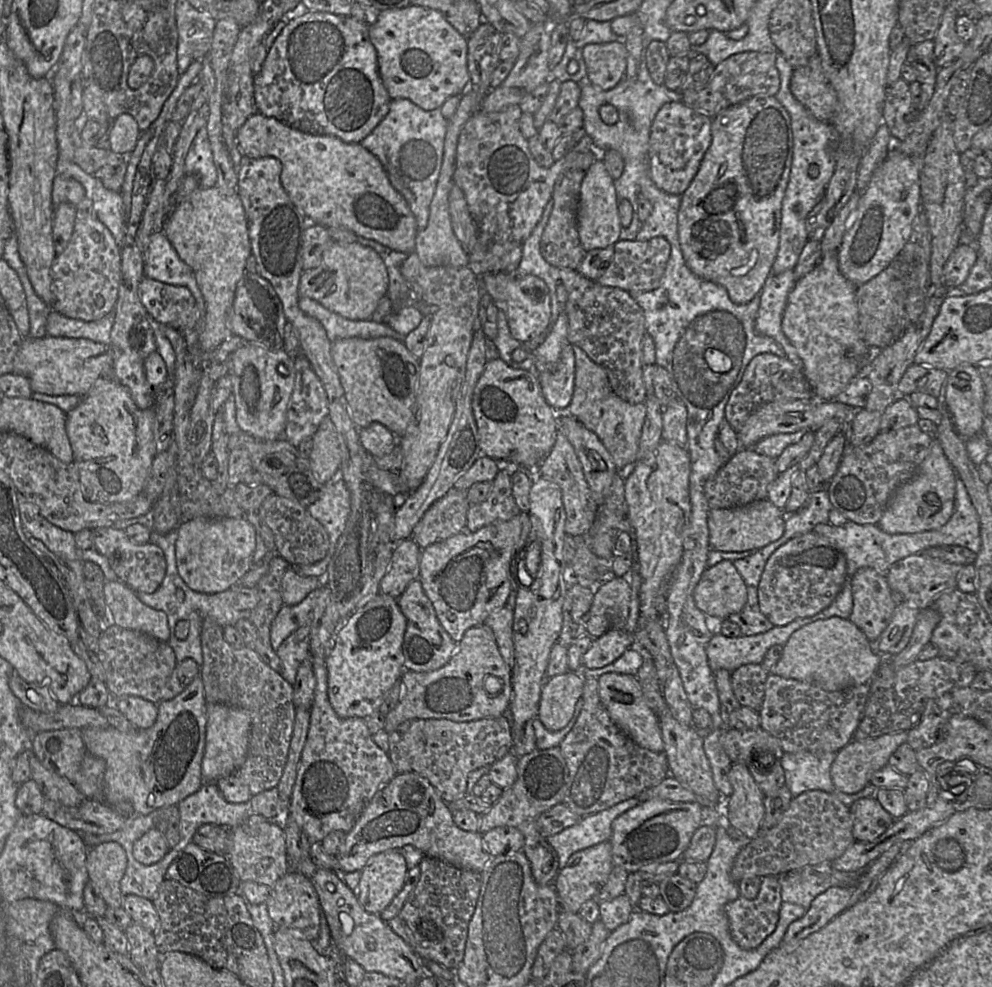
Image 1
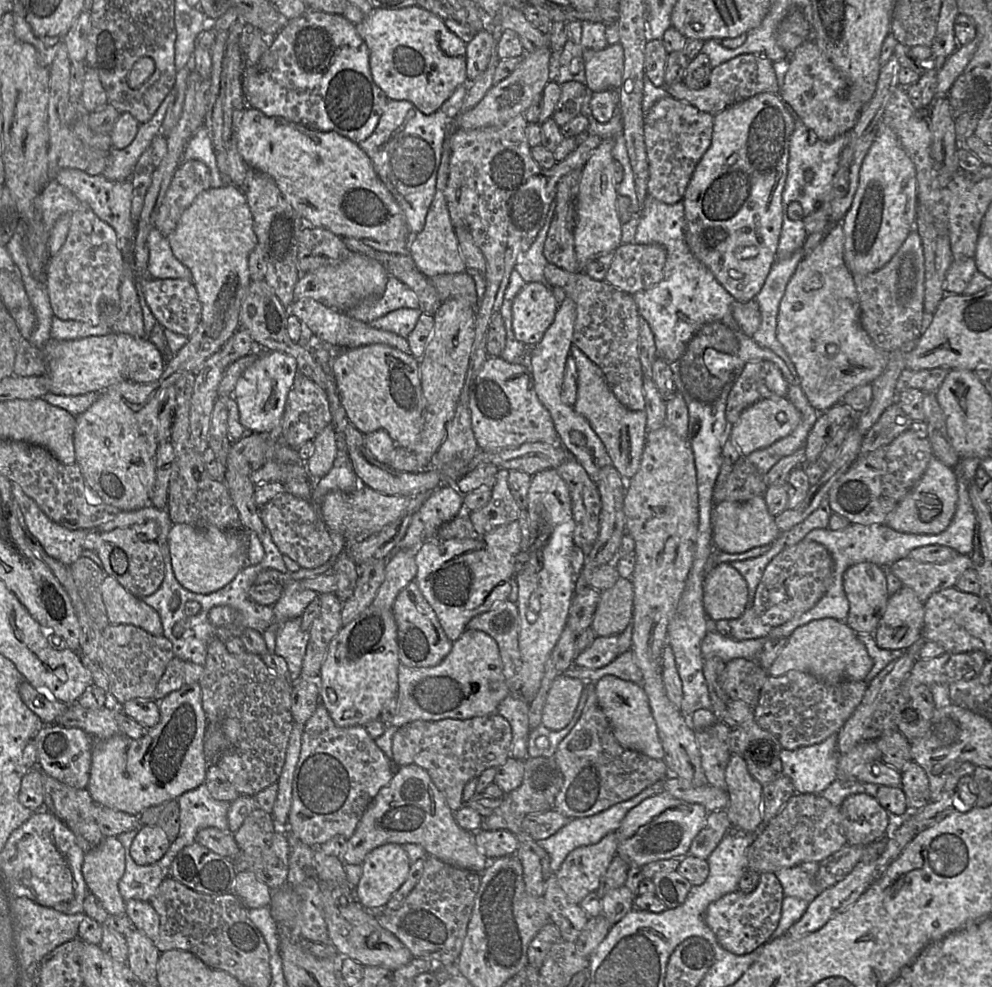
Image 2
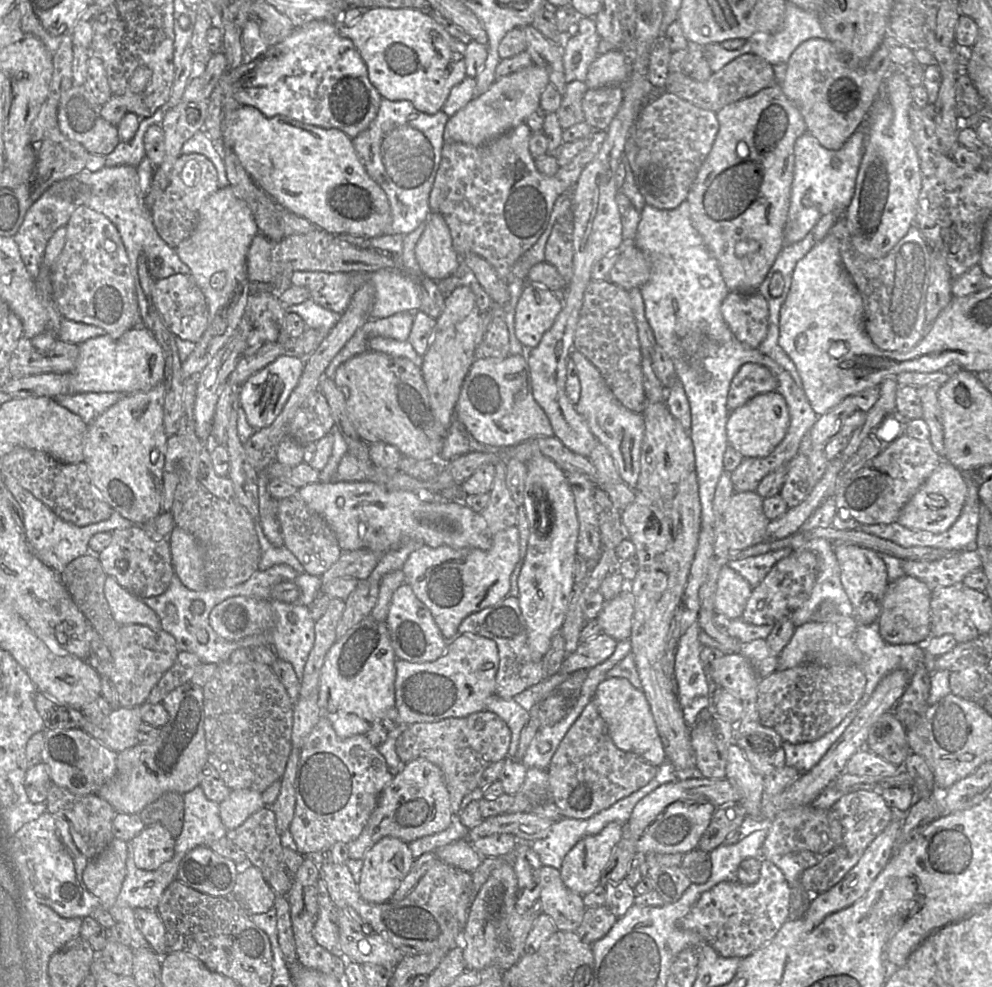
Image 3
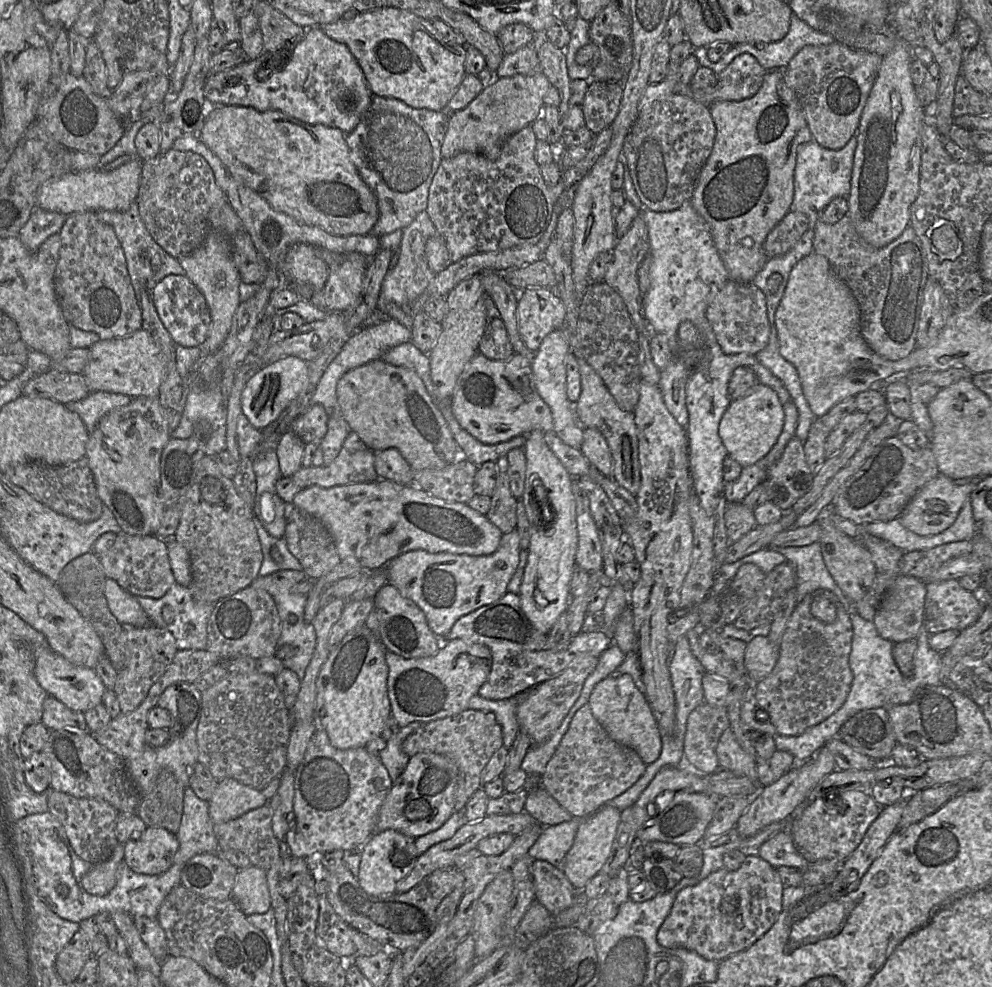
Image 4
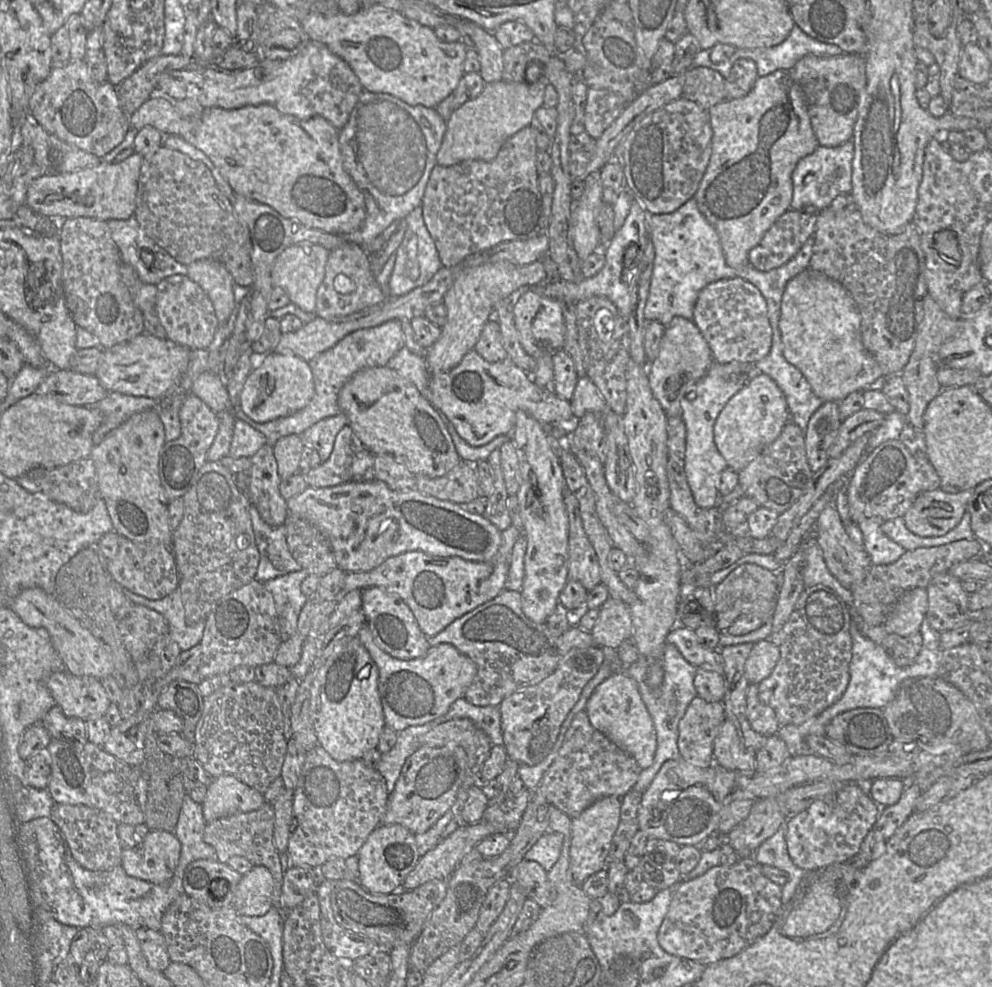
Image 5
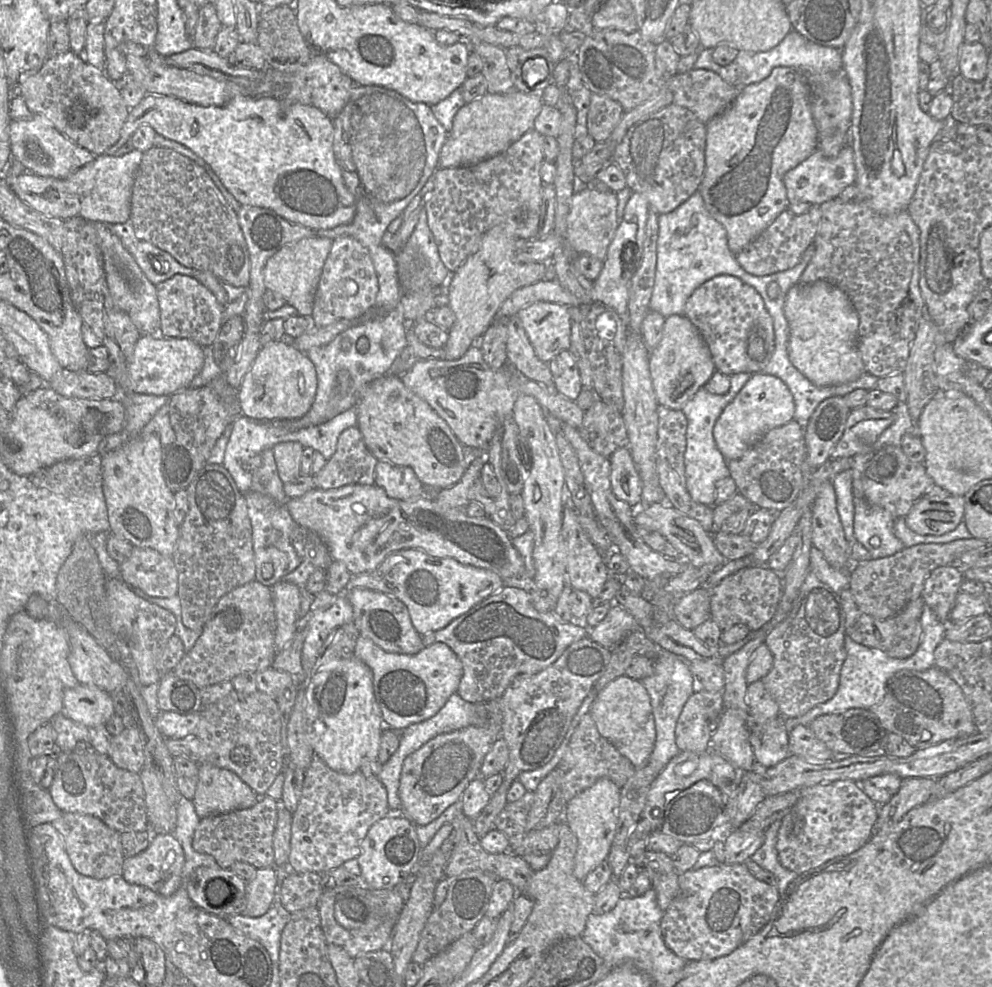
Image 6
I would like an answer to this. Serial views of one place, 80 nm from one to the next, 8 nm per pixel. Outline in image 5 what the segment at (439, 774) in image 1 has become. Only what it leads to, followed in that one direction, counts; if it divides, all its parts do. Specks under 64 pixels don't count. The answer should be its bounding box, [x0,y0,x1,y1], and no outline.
[419,718,494,827]

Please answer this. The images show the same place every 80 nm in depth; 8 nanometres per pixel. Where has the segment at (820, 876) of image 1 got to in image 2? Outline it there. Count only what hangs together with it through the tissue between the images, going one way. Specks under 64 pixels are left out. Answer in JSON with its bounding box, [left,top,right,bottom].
[777,862,819,903]

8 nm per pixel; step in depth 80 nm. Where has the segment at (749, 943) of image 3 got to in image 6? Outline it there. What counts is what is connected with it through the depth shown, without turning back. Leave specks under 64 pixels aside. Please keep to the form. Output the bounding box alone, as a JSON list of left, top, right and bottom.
[660,863,780,962]

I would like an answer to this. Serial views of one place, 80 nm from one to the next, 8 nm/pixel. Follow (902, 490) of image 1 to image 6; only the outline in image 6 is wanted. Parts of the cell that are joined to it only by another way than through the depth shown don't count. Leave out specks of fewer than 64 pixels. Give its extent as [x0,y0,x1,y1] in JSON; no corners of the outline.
[905,496,964,536]

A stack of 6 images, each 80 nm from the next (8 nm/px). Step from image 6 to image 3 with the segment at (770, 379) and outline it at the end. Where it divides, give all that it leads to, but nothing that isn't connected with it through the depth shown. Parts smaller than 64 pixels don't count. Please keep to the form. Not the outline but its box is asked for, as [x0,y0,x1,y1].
[726,391,789,457]

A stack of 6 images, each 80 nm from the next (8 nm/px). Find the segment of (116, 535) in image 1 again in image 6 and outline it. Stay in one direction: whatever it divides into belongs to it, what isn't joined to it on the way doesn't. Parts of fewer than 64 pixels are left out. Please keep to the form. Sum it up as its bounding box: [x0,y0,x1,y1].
[120,546,178,597]

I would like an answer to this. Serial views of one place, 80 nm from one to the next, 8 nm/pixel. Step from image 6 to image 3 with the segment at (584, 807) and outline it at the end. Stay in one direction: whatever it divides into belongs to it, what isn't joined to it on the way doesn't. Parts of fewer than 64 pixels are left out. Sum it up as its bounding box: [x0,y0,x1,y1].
[560,822,622,896]

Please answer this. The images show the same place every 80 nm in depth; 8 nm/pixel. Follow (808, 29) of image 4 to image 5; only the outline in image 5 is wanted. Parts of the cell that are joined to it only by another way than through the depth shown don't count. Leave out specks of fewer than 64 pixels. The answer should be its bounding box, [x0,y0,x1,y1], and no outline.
[733,24,843,77]

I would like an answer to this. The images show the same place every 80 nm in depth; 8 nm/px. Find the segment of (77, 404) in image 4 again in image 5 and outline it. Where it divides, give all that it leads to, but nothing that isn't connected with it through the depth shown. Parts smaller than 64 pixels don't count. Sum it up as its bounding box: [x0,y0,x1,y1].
[80,392,160,445]

